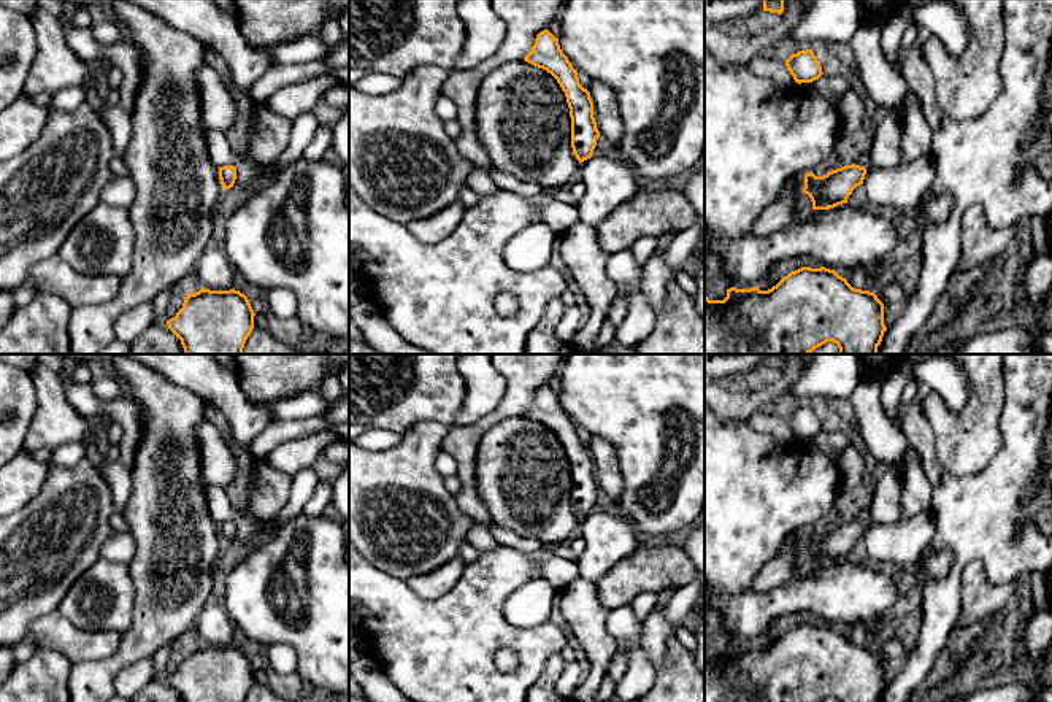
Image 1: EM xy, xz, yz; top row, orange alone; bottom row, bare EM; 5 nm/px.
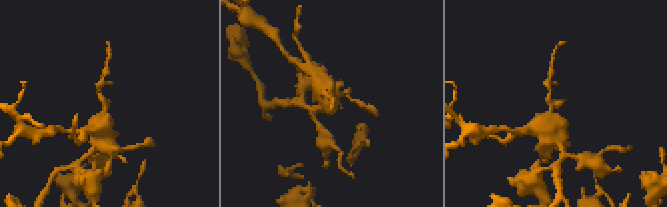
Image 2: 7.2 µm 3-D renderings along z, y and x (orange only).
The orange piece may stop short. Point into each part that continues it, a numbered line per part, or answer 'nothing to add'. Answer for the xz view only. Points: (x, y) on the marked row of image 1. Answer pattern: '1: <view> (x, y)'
nothing to add

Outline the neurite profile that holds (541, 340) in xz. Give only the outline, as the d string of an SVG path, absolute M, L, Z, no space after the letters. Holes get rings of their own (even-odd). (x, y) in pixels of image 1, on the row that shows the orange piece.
M560 299L547 303L543 318L527 337L524 354L581 354L573 345L559 340L555 335L563 310L565 305Z

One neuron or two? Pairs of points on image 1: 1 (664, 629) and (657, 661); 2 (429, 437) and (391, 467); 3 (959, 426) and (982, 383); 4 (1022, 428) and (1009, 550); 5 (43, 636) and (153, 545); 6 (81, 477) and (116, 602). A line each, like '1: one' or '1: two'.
1: one
2: one
3: one
4: one
5: two
6: two

